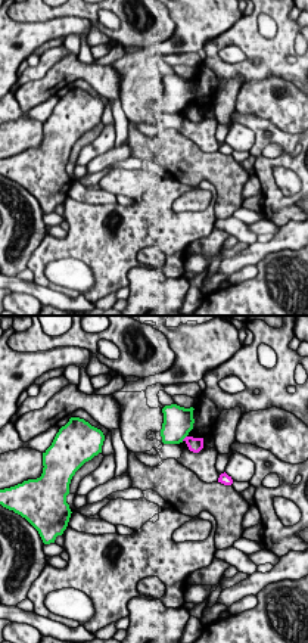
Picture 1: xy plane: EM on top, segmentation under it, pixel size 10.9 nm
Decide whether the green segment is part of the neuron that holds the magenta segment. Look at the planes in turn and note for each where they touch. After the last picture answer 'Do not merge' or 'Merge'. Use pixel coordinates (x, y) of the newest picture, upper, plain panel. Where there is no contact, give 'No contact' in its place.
Touches magenta at (184, 108)

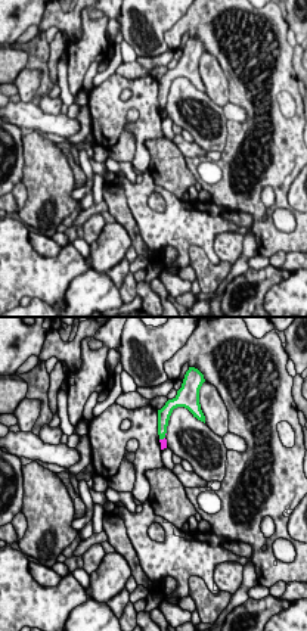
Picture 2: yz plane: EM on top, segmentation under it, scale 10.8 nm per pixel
Touches magenta at (161, 109)

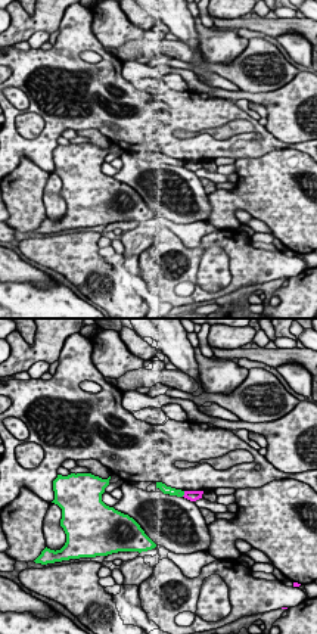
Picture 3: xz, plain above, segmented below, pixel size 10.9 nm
Touches magenta at (185, 164)

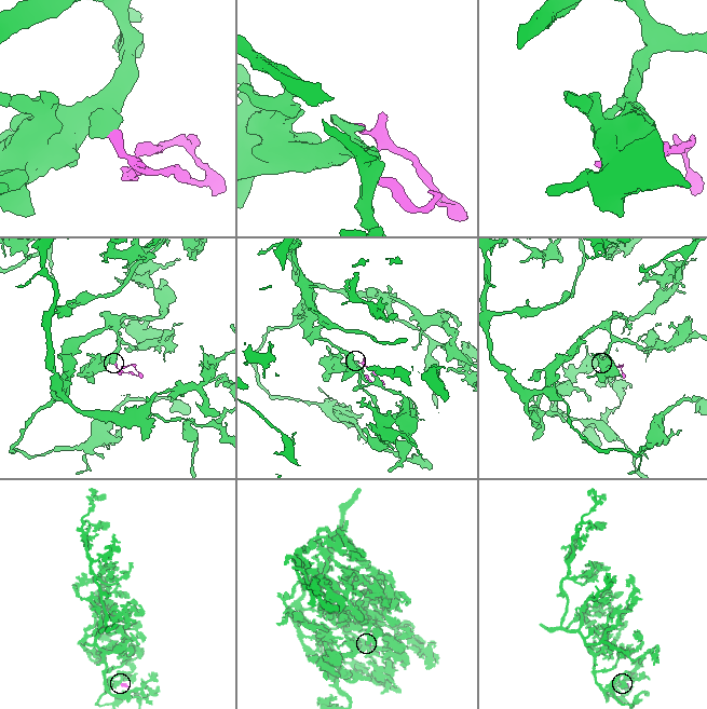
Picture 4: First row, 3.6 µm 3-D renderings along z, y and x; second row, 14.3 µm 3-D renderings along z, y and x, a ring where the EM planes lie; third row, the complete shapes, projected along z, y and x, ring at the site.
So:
Do not merge

